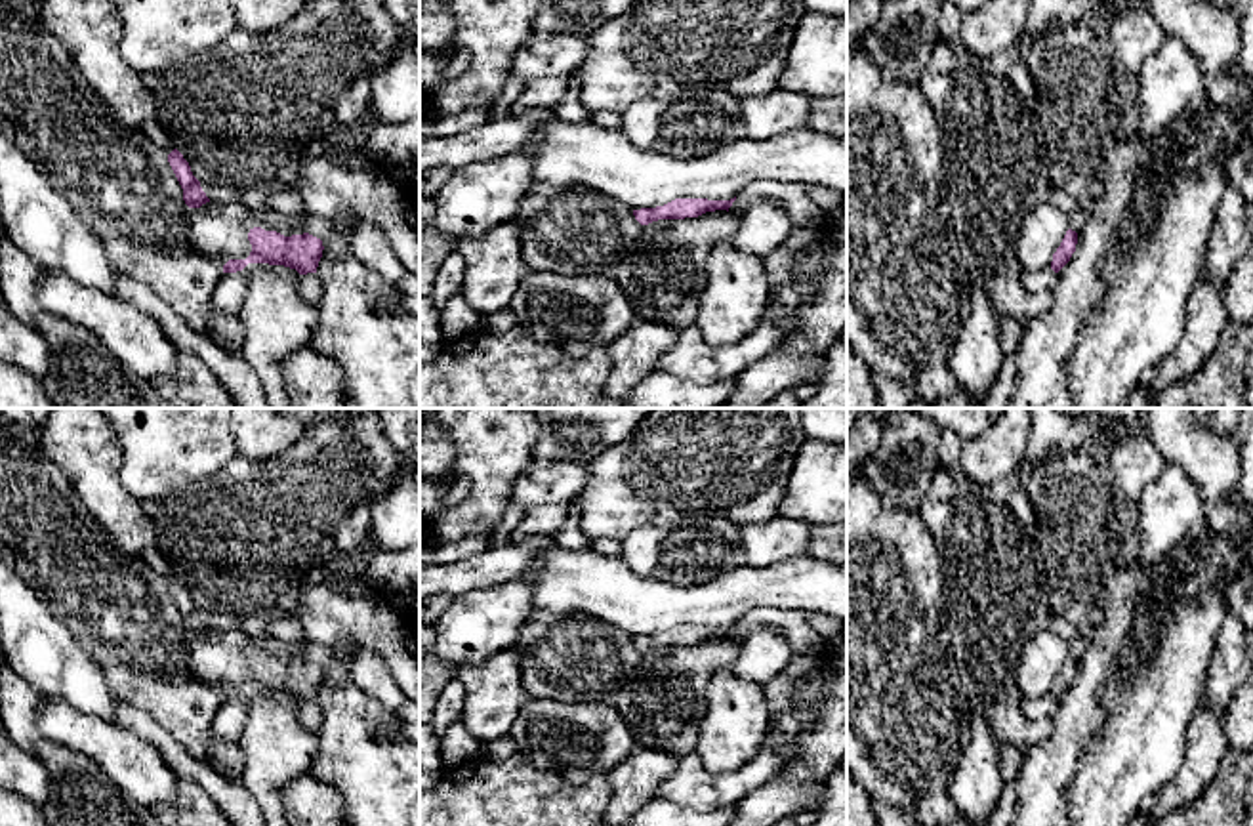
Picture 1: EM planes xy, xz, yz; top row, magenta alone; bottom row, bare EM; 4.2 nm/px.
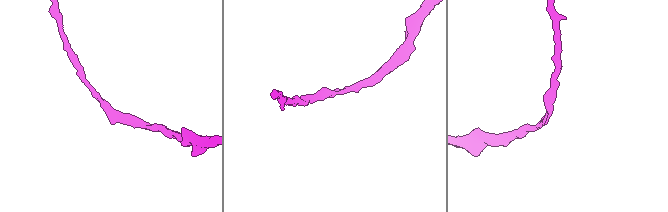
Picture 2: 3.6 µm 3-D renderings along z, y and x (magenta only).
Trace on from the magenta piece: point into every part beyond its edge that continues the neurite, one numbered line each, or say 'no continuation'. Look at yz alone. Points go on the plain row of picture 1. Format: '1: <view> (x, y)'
no continuation

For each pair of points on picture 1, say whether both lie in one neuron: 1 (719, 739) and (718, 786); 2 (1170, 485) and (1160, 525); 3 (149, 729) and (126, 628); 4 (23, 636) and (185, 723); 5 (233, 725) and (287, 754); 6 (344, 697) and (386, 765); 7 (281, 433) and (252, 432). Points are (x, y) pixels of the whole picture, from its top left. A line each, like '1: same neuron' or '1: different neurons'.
1: different neurons
2: same neuron
3: different neurons
4: different neurons
5: different neurons
6: same neuron
7: same neuron

